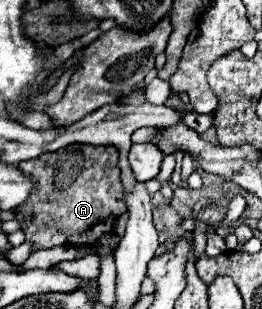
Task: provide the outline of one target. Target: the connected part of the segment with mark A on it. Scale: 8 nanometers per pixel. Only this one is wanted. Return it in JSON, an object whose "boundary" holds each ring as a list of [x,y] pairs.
{"boundary":[[[70,144],[70,148],[60,148],[58,152],[48,152],[46,156],[20,162],[18,168],[36,182],[36,190],[24,204],[18,206],[18,218],[26,216],[22,230],[26,232],[26,240],[34,242],[34,250],[64,246],[64,244],[74,244],[74,246],[94,244],[102,234],[112,232],[114,220],[126,212],[124,190],[120,184],[118,150],[114,146]]]}

